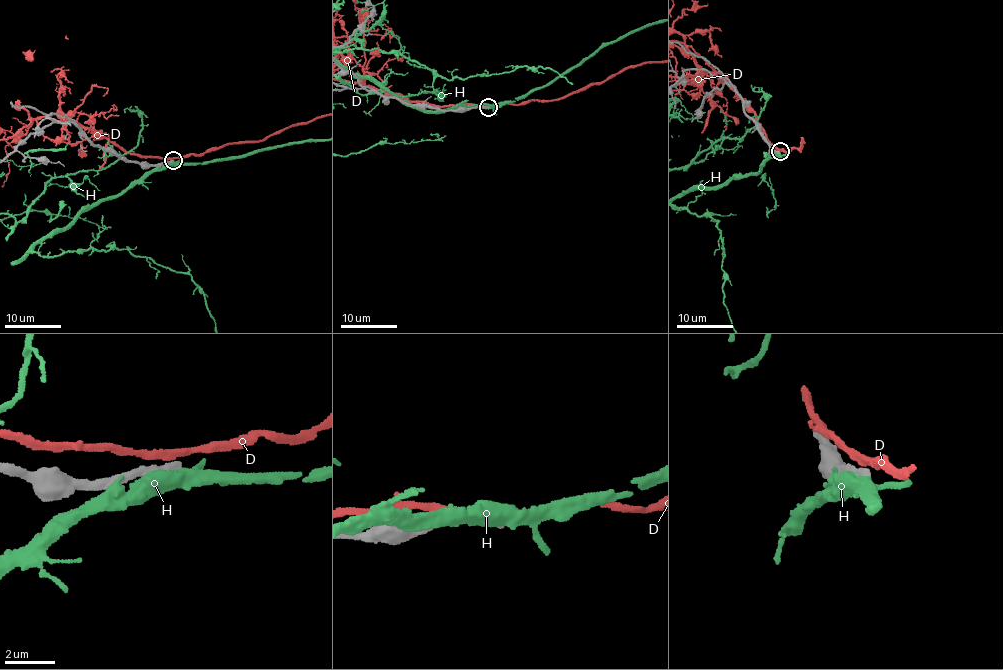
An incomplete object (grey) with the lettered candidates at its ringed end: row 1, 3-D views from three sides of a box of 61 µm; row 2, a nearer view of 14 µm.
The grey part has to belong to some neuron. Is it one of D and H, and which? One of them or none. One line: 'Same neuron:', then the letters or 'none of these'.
Same neuron: none of these

